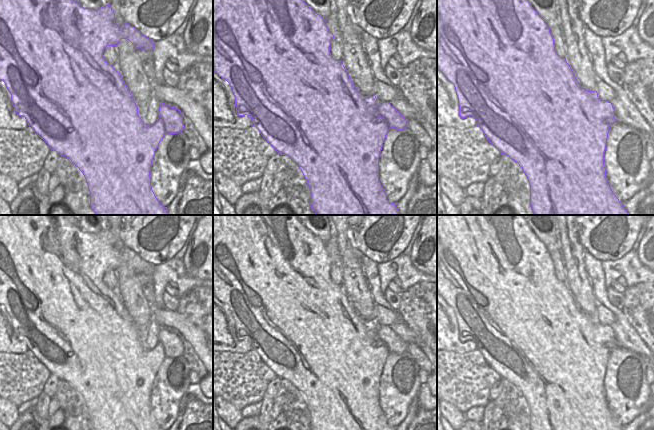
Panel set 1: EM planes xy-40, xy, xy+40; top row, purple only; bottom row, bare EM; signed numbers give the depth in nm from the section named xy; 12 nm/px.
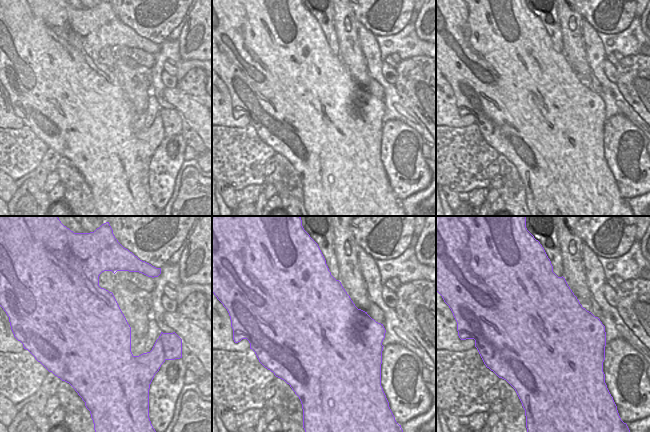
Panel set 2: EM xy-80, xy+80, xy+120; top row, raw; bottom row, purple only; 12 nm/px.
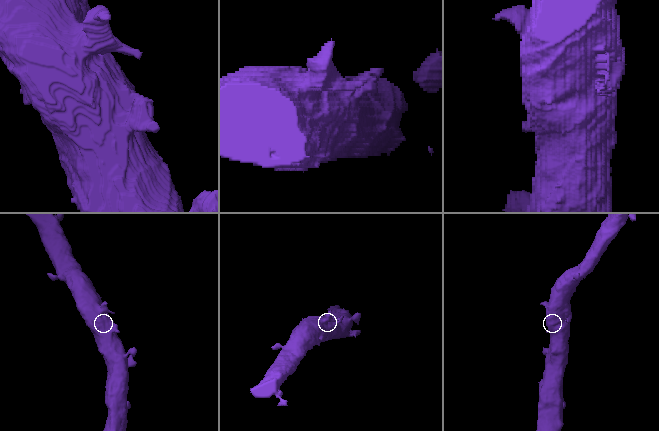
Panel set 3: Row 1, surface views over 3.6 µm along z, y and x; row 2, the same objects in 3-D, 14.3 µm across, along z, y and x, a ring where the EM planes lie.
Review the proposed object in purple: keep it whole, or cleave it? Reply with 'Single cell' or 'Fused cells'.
Single cell

